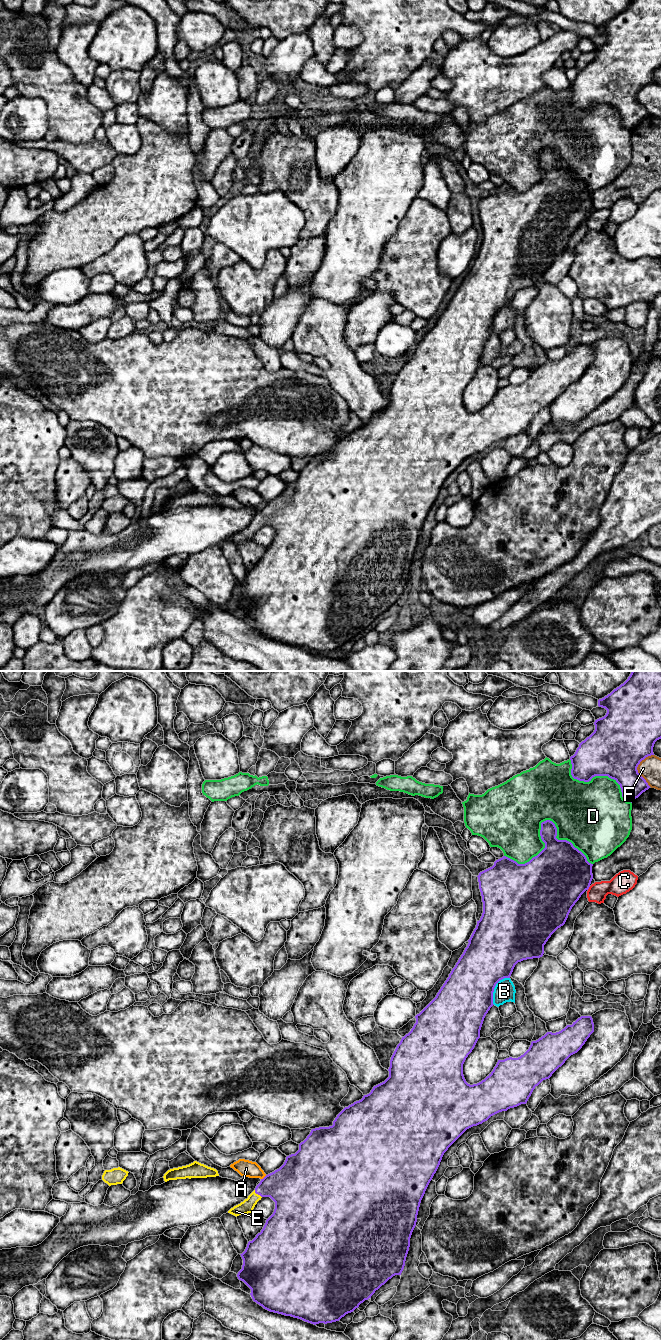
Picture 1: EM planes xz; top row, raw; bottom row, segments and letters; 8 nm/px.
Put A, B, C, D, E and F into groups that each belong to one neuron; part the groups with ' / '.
A / B / C / D / E / F

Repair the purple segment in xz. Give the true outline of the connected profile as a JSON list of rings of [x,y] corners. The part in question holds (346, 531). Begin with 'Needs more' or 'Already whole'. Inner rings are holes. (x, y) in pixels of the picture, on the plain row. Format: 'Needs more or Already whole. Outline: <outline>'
Needs more. Outline: [[[546,148],[541,151],[540,164],[545,171],[545,176],[529,190],[518,192],[516,189],[503,184],[496,188],[492,195],[480,200],[477,204],[483,230],[482,244],[477,249],[476,256],[468,268],[467,275],[436,325],[415,344],[416,351],[413,356],[402,365],[397,373],[390,388],[389,405],[384,410],[374,414],[371,420],[364,423],[361,428],[345,435],[337,443],[332,454],[312,457],[307,466],[299,472],[299,478],[295,482],[287,484],[284,492],[279,497],[261,507],[247,527],[228,539],[228,541],[237,545],[242,542],[253,541],[255,533],[262,525],[270,525],[275,530],[274,540],[266,548],[261,560],[252,569],[248,570],[245,579],[240,582],[243,587],[243,593],[237,602],[238,607],[251,617],[250,623],[253,629],[264,637],[298,646],[314,653],[332,651],[353,640],[361,631],[371,626],[375,619],[393,604],[401,603],[410,575],[410,566],[416,554],[421,528],[440,493],[444,481],[467,457],[482,452],[499,440],[526,432],[535,415],[543,408],[549,407],[571,383],[577,381],[594,360],[592,345],[581,344],[572,353],[567,353],[561,359],[556,361],[547,360],[538,368],[532,369],[529,377],[520,385],[498,388],[493,399],[481,410],[470,413],[464,406],[463,392],[480,366],[480,358],[484,346],[494,333],[493,320],[496,312],[504,306],[510,306],[518,290],[543,284],[544,273],[551,263],[565,252],[572,235],[581,223],[589,217],[593,207],[593,192],[589,191],[586,184],[575,176],[571,170],[556,166],[557,156],[552,149]]]

